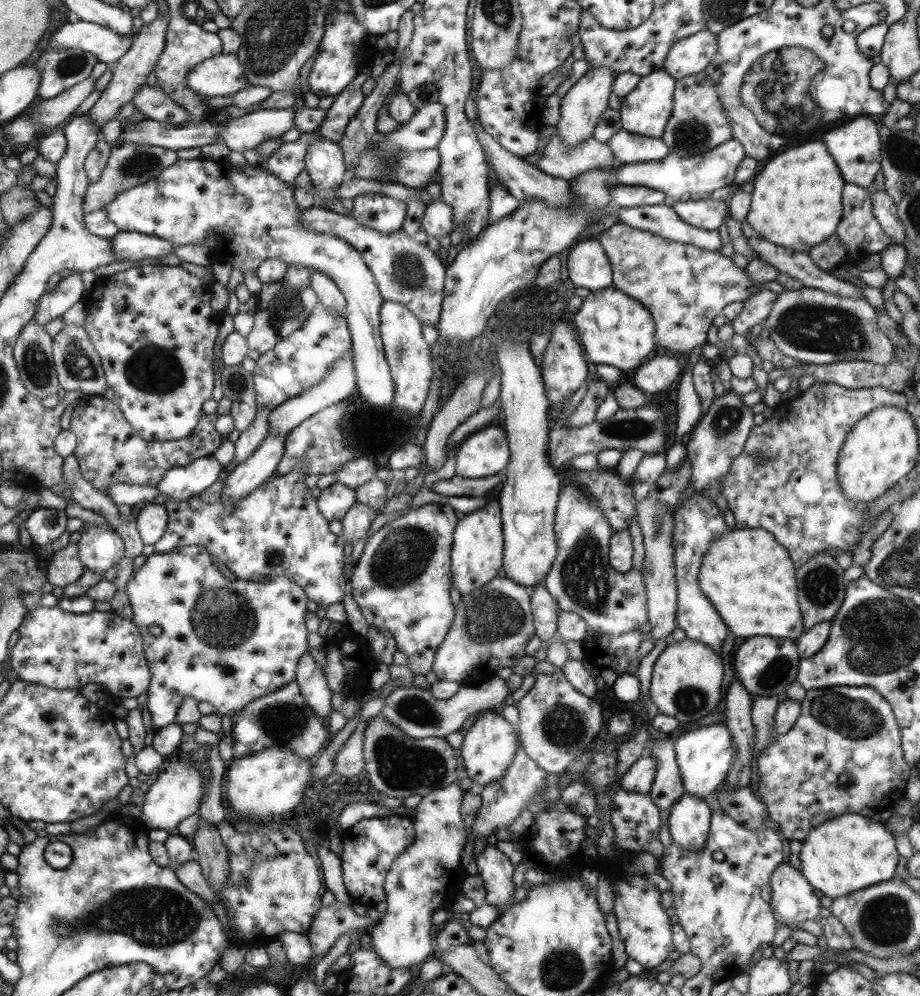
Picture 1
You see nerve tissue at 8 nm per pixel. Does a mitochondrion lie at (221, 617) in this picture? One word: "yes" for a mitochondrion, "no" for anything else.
yes

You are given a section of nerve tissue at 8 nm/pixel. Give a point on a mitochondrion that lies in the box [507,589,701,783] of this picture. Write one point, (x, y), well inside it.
(563, 726)

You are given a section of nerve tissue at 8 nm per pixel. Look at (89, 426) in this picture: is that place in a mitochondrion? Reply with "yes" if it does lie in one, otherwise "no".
no

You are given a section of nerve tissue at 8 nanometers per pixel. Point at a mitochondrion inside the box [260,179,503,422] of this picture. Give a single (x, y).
(408, 271)

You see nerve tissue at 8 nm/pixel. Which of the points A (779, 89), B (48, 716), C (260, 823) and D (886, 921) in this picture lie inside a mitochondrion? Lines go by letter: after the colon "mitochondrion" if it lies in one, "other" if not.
A: mitochondrion
B: mitochondrion
C: other
D: mitochondrion

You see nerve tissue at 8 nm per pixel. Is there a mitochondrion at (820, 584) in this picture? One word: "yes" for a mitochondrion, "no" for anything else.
yes

